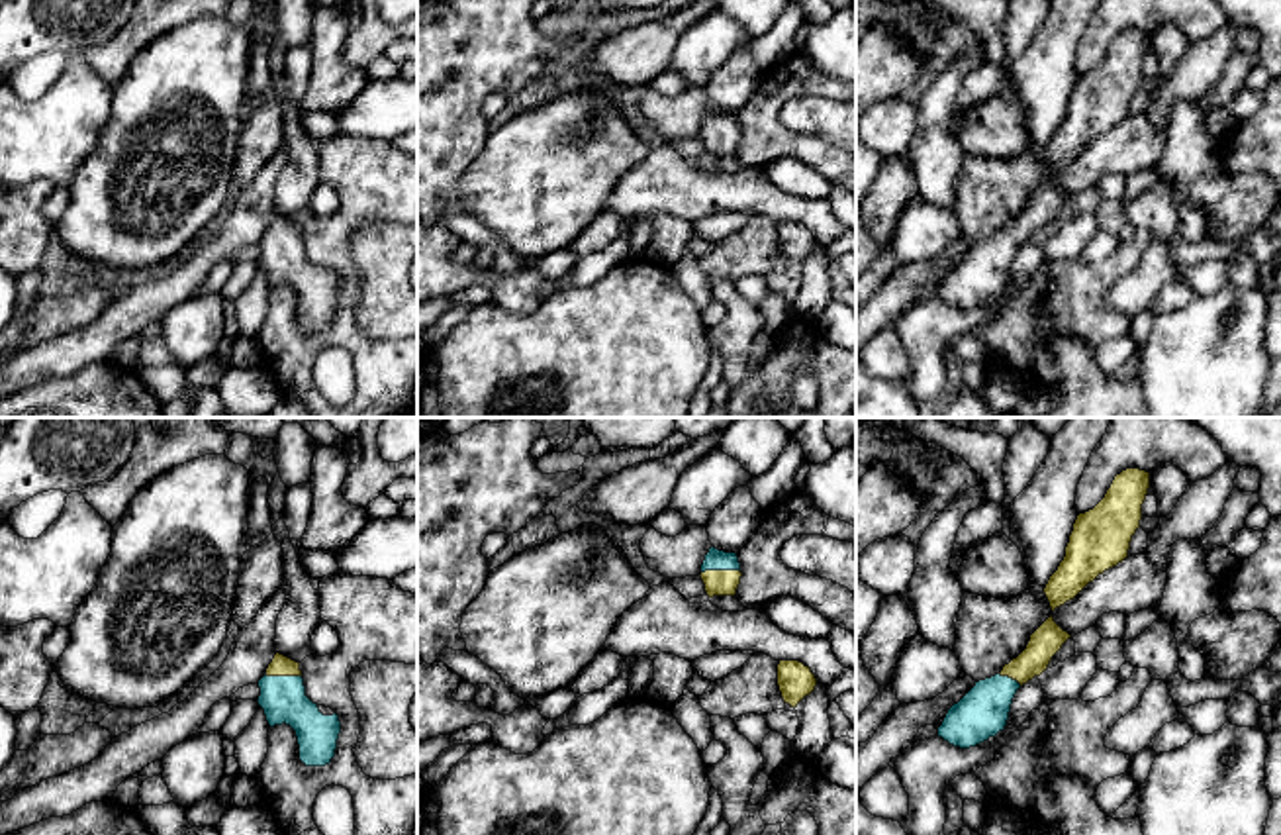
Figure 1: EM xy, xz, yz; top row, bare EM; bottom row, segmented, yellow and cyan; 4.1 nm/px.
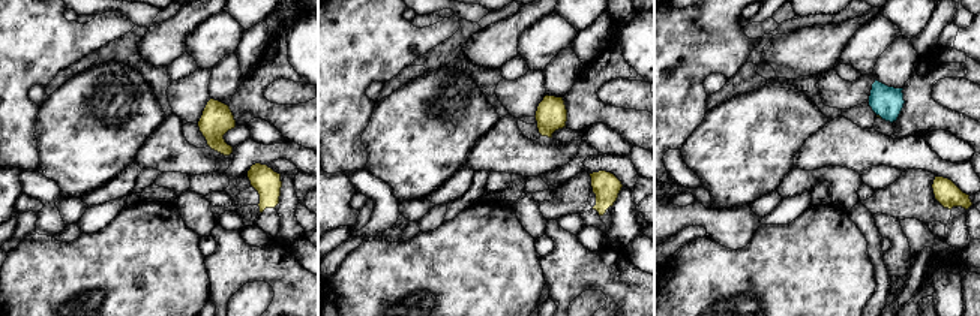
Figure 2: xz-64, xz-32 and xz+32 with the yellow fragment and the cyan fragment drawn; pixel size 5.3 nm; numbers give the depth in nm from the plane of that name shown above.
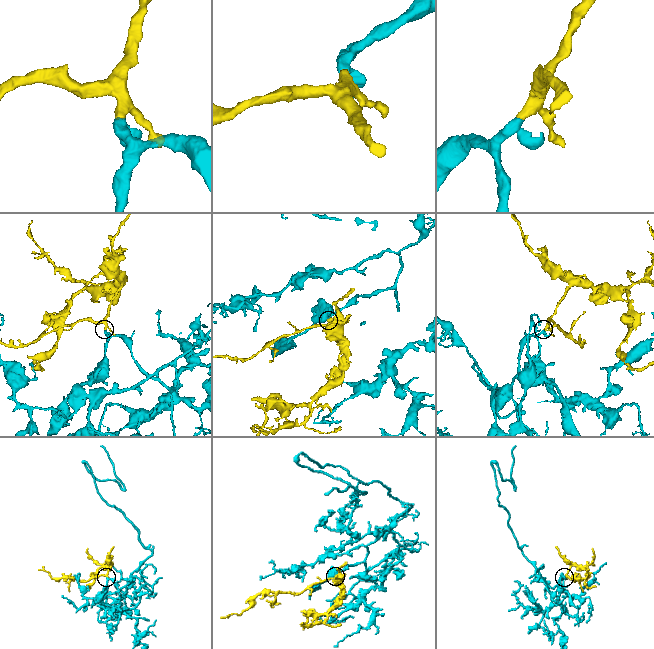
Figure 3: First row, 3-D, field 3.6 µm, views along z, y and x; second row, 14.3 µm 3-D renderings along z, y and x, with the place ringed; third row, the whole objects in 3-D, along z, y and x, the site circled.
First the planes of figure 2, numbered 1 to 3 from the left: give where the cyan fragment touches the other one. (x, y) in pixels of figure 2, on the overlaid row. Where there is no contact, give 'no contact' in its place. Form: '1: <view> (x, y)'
1: no contact
2: no contact
3: xz+32 (878, 116)

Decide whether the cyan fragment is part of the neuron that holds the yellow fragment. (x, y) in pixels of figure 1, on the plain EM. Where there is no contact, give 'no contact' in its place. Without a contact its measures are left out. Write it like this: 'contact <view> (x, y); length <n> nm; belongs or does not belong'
contact xz (719, 132); length 160 nm; belongs

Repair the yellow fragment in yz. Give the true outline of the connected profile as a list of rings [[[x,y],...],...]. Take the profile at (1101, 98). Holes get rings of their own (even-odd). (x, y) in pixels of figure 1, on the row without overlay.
[[[1126,29],[1093,71],[1077,76],[1066,118],[1044,149],[1052,172],[1128,118],[1148,49],[1150,33]]]

